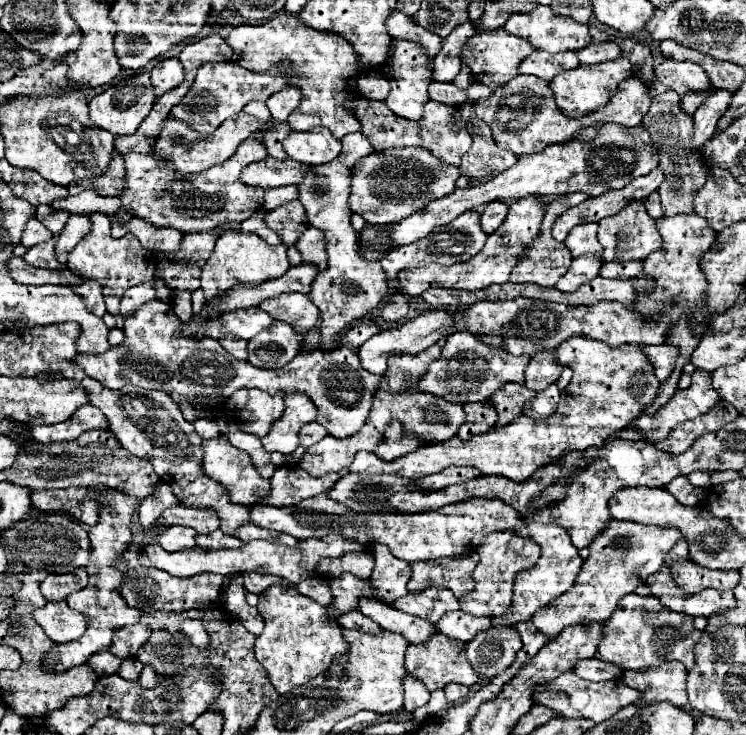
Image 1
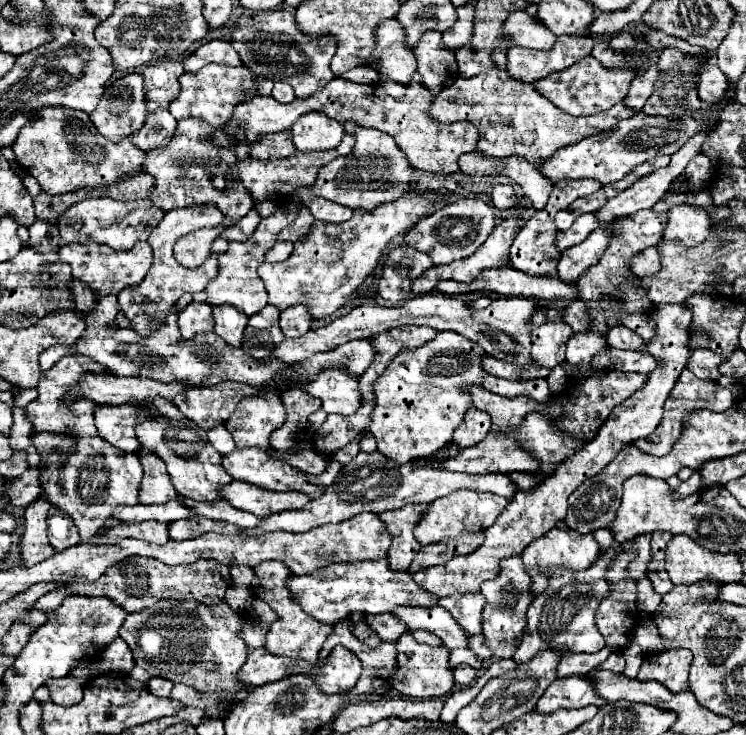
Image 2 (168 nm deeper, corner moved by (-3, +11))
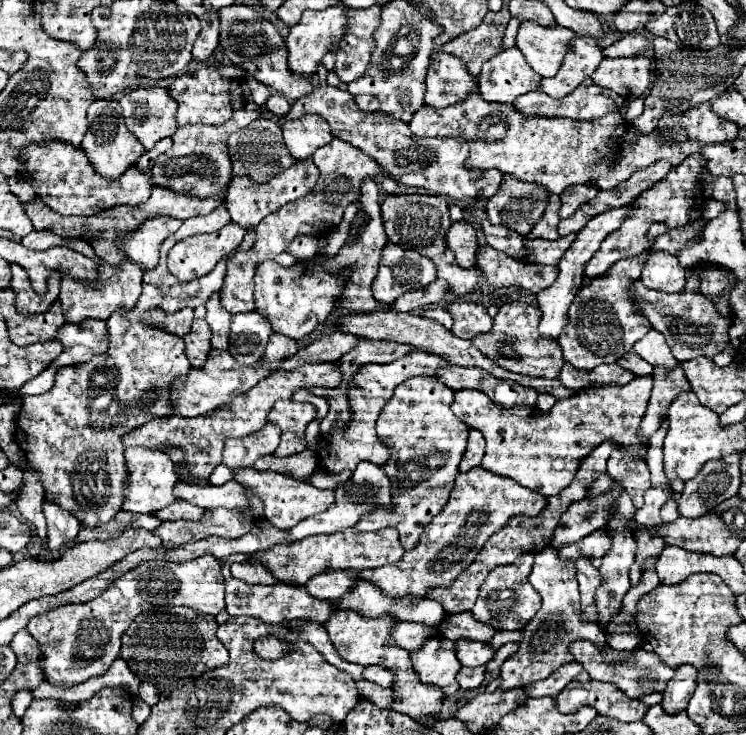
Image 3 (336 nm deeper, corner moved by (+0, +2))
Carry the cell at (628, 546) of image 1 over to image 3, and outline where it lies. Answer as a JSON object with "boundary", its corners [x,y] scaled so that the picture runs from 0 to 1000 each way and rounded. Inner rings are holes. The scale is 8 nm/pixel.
{"boundary":[[[735,743],[732,748],[716,754],[716,770],[710,778],[710,795],[727,811],[727,827],[718,838],[700,854],[700,873],[689,890],[678,895],[670,909],[673,939],[684,939],[689,933],[705,933],[718,925],[735,922],[748,906],[767,901],[764,895],[764,873],[769,871],[791,871],[796,879],[810,879],[812,865],[799,846],[780,846],[780,824],[777,805],[772,792],[772,776],[767,762],[753,762],[748,748]]]}

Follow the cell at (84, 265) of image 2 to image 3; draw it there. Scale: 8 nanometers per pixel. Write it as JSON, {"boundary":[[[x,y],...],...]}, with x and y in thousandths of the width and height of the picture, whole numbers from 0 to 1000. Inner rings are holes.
{"boundary":[[[166,354],[158,362],[147,362],[142,356],[131,359],[131,384],[105,384],[99,378],[83,376],[83,392],[80,392],[80,414],[86,422],[86,430],[91,438],[110,438],[115,433],[134,433],[142,435],[150,424],[169,424],[177,422],[185,411],[185,403],[190,397],[190,376],[193,365]]]}

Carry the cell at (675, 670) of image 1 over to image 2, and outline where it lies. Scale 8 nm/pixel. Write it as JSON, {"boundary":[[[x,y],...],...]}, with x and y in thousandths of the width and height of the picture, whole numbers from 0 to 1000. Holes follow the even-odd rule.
{"boundary":[[[902,883],[867,891],[857,913],[857,927],[883,927],[902,943],[921,940],[926,897],[929,891],[924,888],[924,883]]]}

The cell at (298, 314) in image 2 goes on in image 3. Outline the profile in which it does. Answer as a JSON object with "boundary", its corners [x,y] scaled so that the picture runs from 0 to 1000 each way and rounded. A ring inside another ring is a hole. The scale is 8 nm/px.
{"boundary":[[[362,454],[359,473],[354,479],[354,490],[359,498],[370,498],[378,487],[394,484],[399,479],[399,465],[394,460],[383,460],[378,454]]]}

